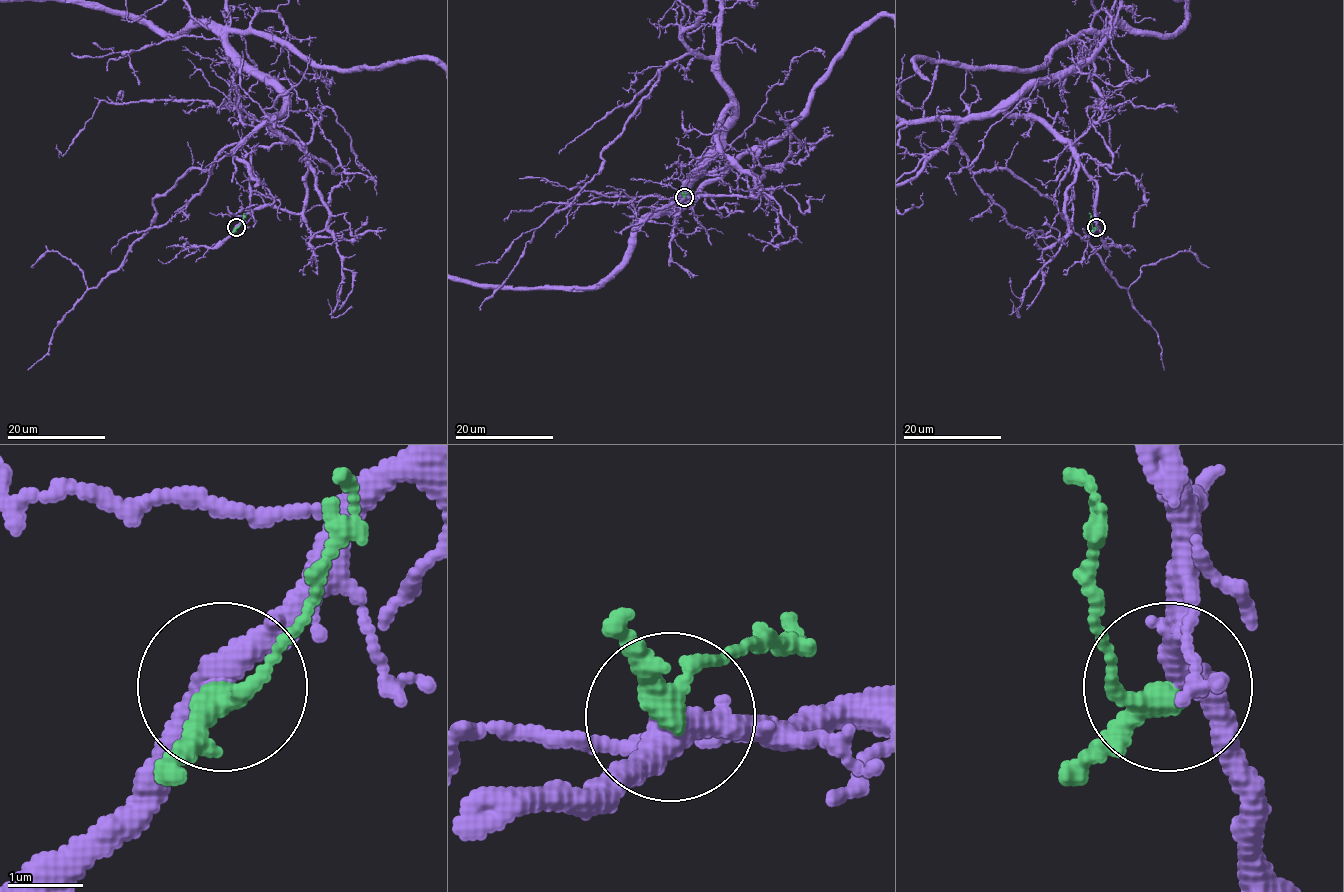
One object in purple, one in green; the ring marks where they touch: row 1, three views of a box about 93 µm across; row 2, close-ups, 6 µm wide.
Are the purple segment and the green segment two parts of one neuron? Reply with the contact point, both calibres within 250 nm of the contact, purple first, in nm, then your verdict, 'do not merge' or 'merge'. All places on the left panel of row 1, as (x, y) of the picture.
(236, 227) | 380/280 nm | do not merge

